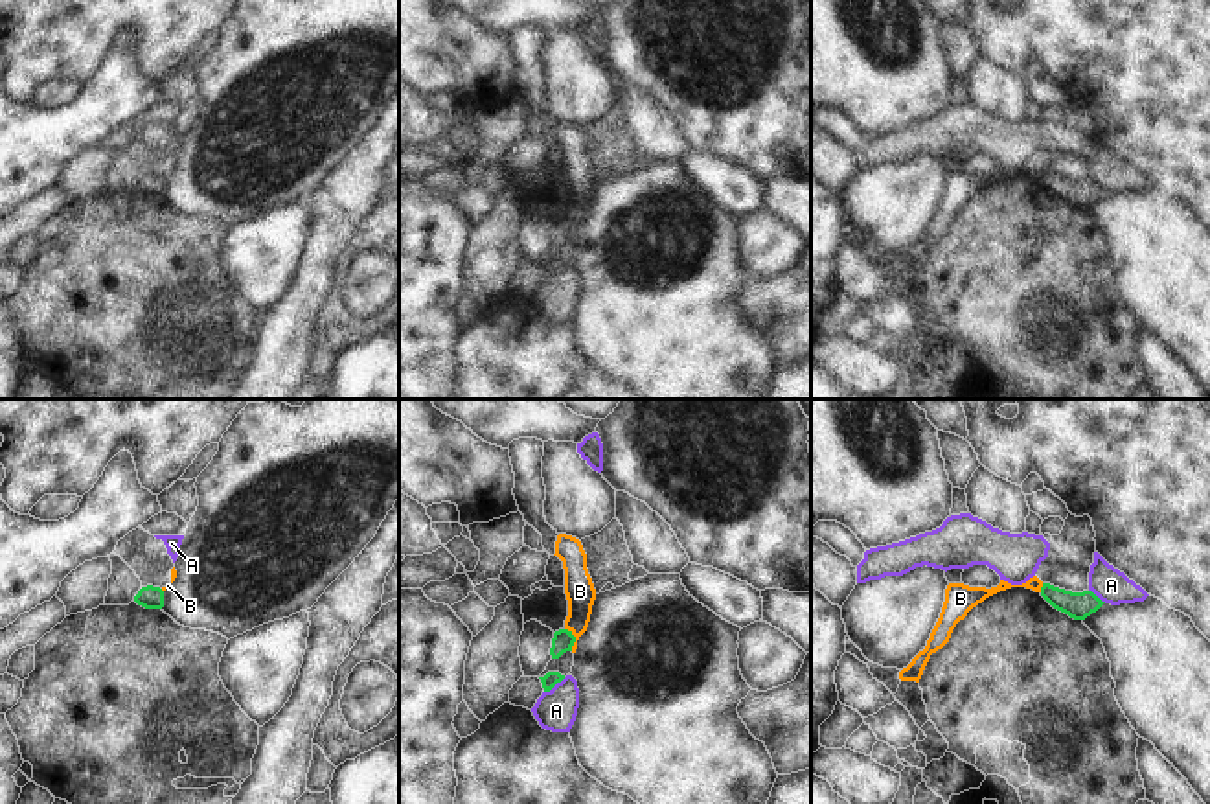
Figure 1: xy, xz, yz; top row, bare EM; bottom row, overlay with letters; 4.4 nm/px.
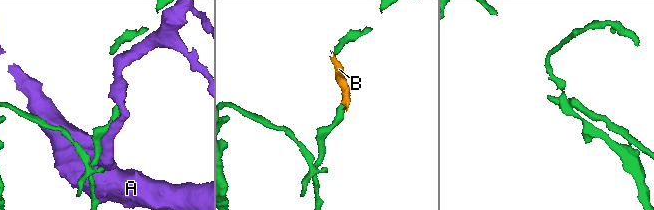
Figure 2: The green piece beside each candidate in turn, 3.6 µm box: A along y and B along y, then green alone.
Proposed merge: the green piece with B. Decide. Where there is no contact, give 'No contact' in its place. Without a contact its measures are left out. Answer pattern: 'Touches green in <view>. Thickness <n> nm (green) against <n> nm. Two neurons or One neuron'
Touches green in xz. Thickness 90 nm (green) against 130 nm. Two neurons.

